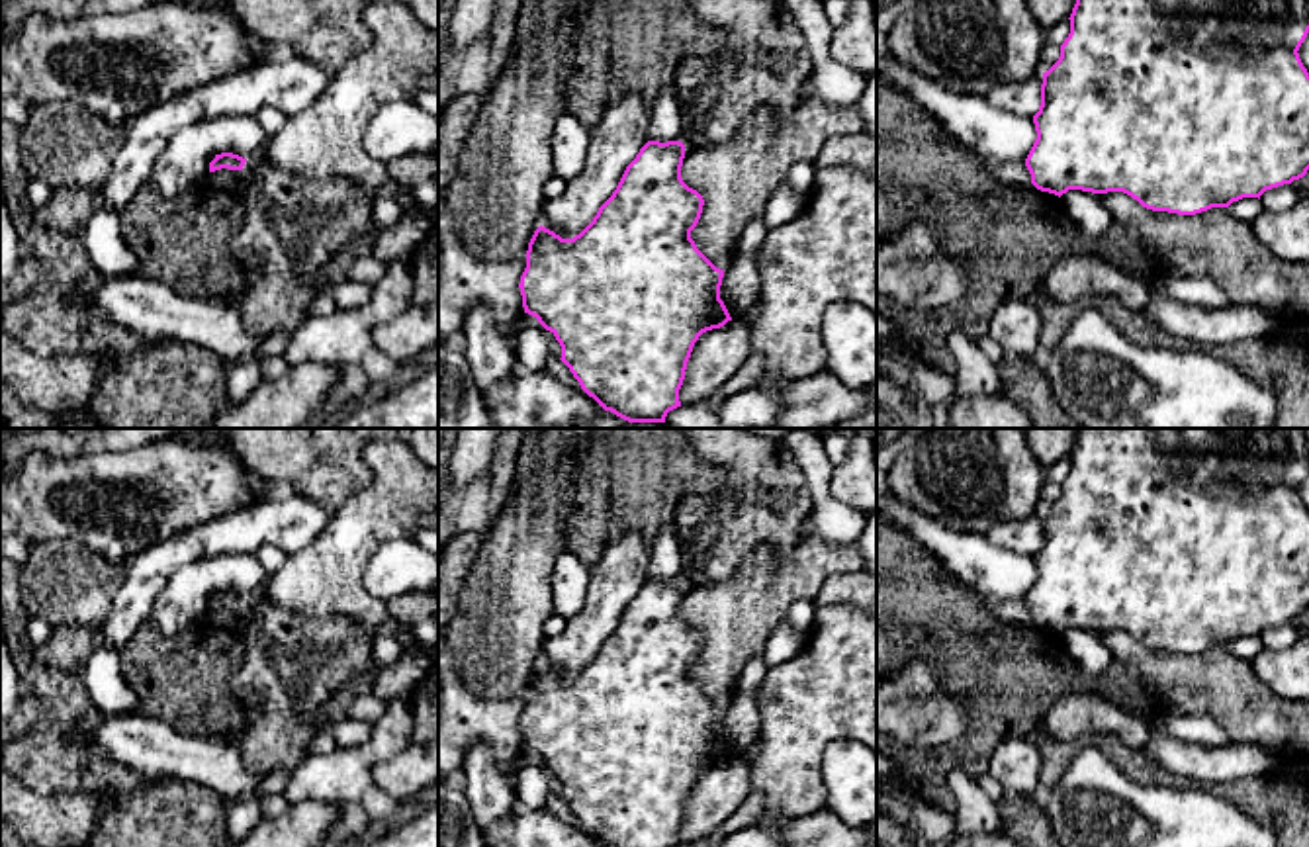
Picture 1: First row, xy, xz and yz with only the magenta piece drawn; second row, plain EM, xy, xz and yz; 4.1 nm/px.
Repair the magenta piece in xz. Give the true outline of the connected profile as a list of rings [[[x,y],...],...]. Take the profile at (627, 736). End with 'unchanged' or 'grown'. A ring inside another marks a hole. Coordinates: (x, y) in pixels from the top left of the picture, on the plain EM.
[[[648,579],[636,597],[626,604],[612,634],[599,646],[593,659],[573,677],[562,677],[546,665],[538,665],[528,681],[526,706],[520,714],[520,734],[524,751],[538,757],[562,784],[562,800],[569,806],[581,827],[593,835],[603,847],[677,847],[681,845],[679,827],[685,818],[687,800],[699,775],[706,769],[720,767],[732,759],[724,739],[720,737],[720,724],[724,708],[716,706],[695,683],[691,669],[697,665],[704,638],[689,626],[681,616],[685,597],[685,583],[681,579]]] | unchanged

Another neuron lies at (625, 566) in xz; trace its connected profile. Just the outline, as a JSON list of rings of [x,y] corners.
[[[630,530],[612,540],[591,569],[583,608],[565,622],[558,636],[546,640],[540,663],[562,677],[579,673],[650,579],[650,561],[652,544],[640,532]]]

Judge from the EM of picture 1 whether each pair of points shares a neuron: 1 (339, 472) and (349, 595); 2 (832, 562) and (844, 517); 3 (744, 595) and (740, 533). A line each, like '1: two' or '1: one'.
1: two
2: two
3: two

